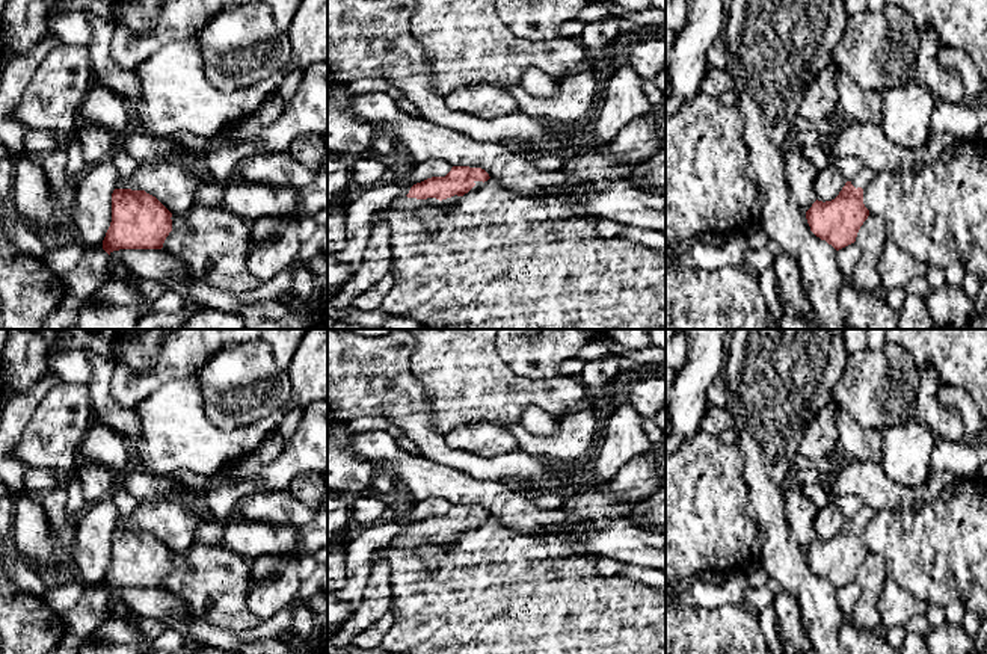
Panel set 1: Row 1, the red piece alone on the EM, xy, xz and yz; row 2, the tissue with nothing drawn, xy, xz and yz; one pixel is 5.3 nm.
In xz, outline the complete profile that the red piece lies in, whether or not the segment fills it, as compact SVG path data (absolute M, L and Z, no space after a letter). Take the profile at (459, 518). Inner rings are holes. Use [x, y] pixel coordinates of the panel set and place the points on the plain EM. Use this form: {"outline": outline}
{"outline": "M453 504L445 515L432 515L414 523L406 535L392 541L392 545L404 551L420 551L423 545L448 547L489 517L481 506Z"}

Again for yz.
{"outline": "M865 504L845 521L835 538L826 541L816 538L806 550L810 569L836 589L854 582L860 565L869 554L863 542L863 529L875 514L877 509Z"}

